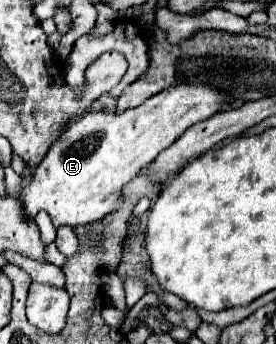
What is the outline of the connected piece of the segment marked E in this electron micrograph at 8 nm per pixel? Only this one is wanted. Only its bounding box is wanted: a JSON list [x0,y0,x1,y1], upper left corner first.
[19,85,225,227]

